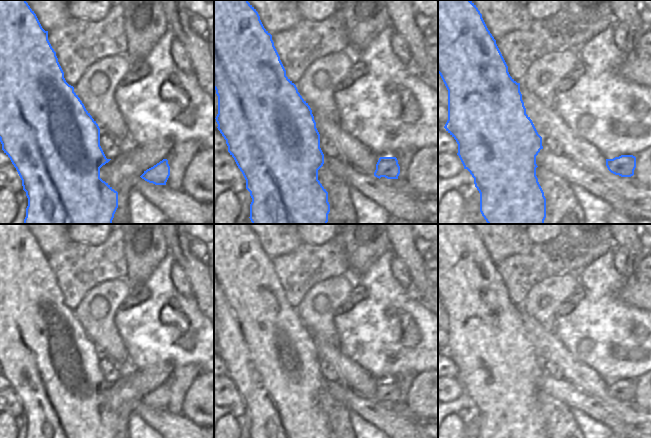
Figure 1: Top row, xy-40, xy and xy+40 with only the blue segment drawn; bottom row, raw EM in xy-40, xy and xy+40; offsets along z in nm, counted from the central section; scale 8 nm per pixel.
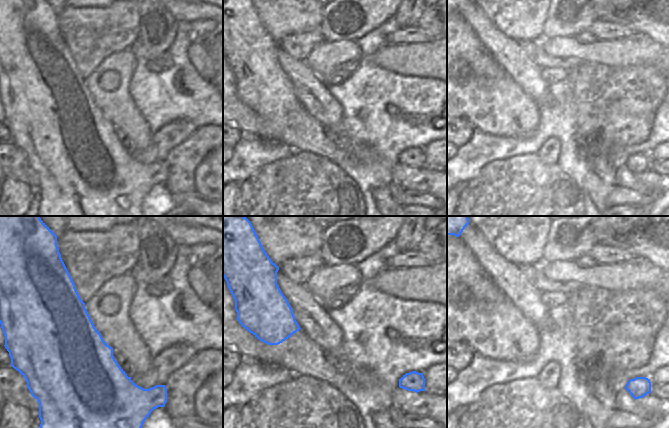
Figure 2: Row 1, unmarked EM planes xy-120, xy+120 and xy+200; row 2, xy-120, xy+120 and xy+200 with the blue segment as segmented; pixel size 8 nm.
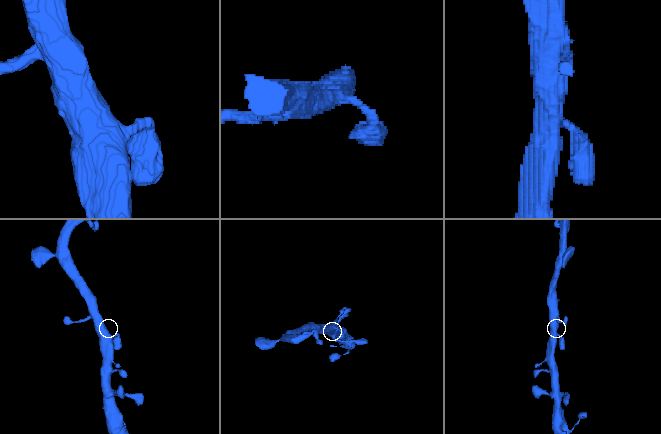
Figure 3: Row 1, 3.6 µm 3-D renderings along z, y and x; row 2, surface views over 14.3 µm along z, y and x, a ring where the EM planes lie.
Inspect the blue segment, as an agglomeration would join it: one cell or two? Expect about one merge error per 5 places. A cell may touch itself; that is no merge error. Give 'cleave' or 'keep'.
keep

